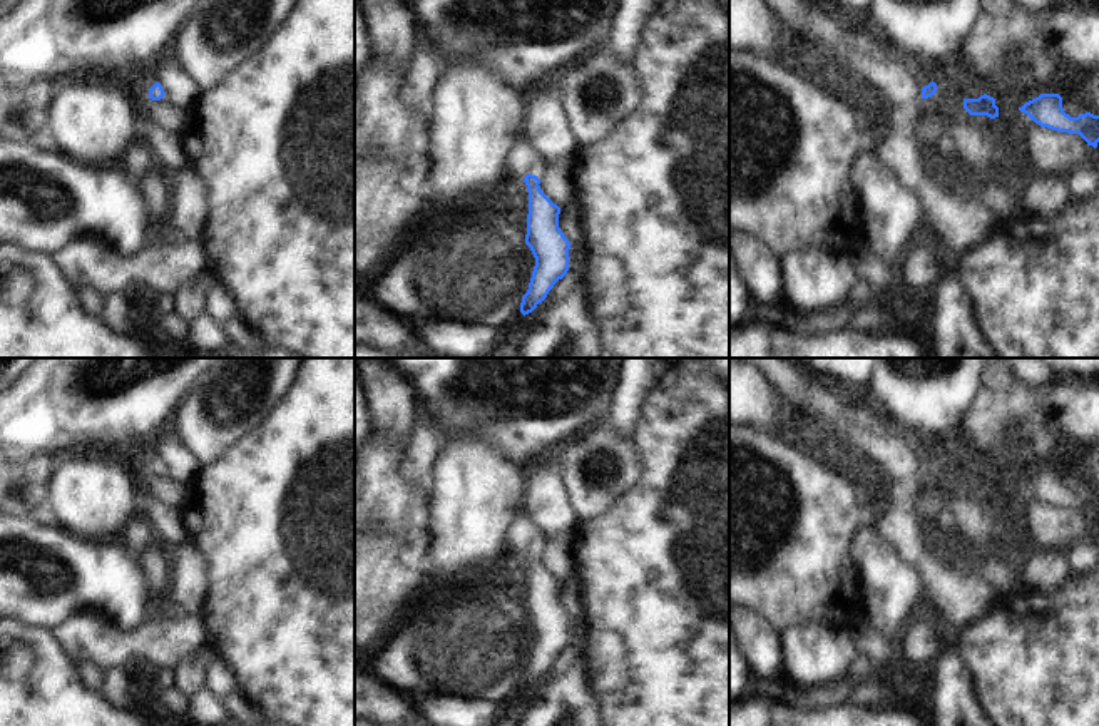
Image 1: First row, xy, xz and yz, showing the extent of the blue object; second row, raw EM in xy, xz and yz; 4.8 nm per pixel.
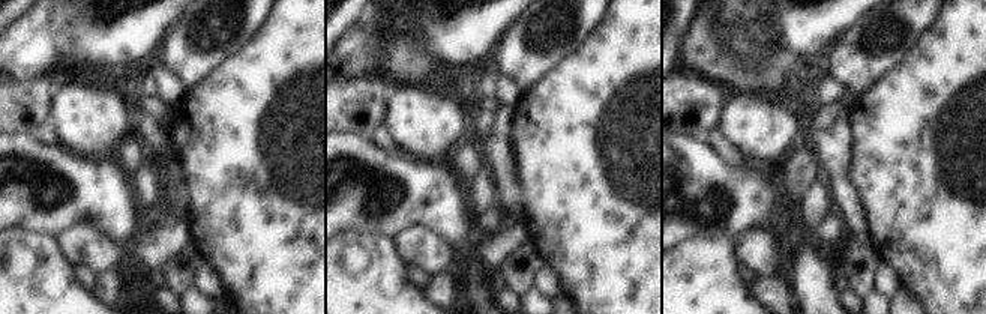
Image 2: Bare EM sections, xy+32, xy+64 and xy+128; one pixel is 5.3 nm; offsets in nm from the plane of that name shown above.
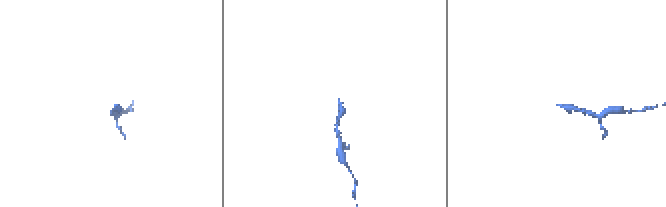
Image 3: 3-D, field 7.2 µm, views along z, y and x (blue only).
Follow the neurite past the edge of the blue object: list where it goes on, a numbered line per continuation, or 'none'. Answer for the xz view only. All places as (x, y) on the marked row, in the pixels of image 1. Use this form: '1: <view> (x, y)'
1: xz (537, 166)

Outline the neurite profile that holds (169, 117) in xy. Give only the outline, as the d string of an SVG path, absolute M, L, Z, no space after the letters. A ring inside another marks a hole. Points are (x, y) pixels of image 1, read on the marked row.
M149 99L146 104L154 124L162 125L166 130L179 132L184 125L187 110L172 107L167 102L157 102Z

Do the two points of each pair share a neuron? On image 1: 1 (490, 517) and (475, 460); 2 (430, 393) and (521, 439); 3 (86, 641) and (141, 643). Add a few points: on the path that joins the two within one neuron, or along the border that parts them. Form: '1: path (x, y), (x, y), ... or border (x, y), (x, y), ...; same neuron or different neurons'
1: path (477, 504), (475, 474); same neuron
2: path (452, 397), (455, 400), (485, 403), (499, 417); same neuron
3: path (99, 643), (127, 643); same neuron

